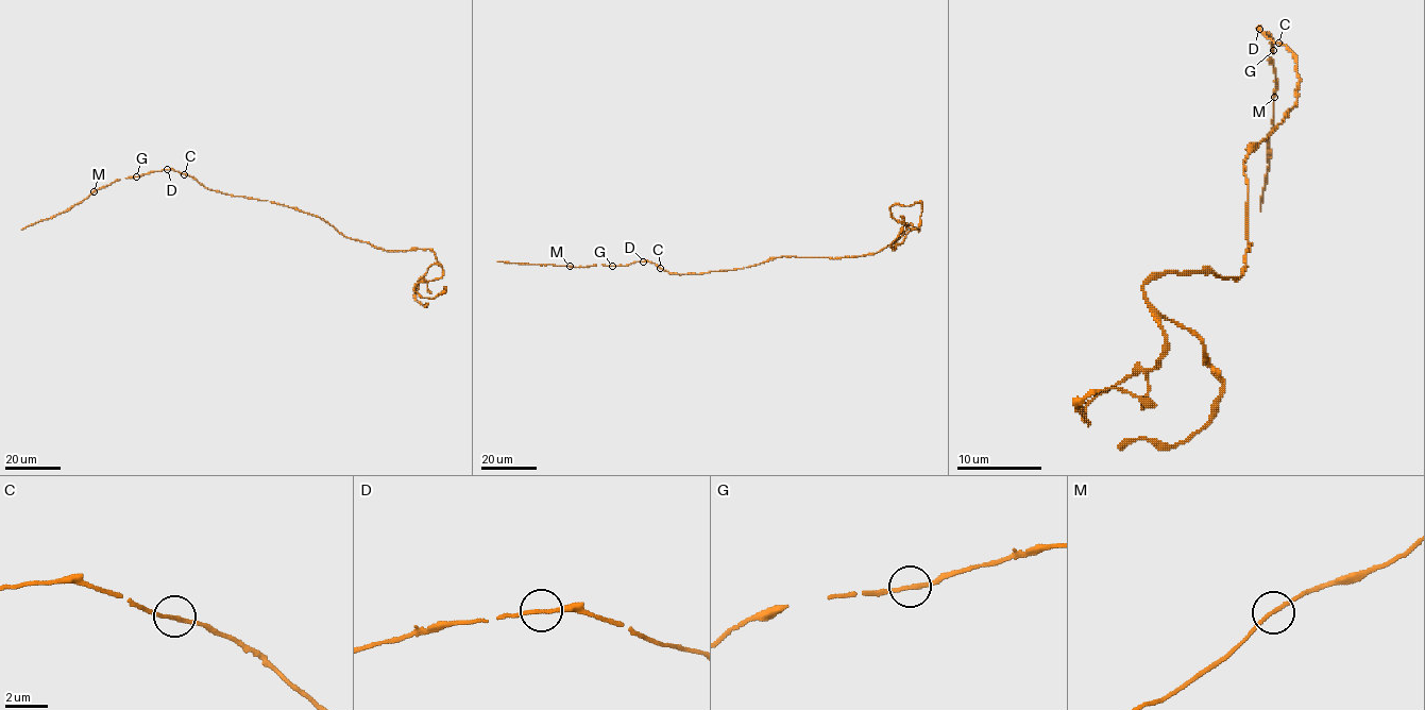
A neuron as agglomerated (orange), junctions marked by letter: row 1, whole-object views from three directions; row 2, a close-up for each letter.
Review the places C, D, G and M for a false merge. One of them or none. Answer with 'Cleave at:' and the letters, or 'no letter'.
Cleave at: no letter

